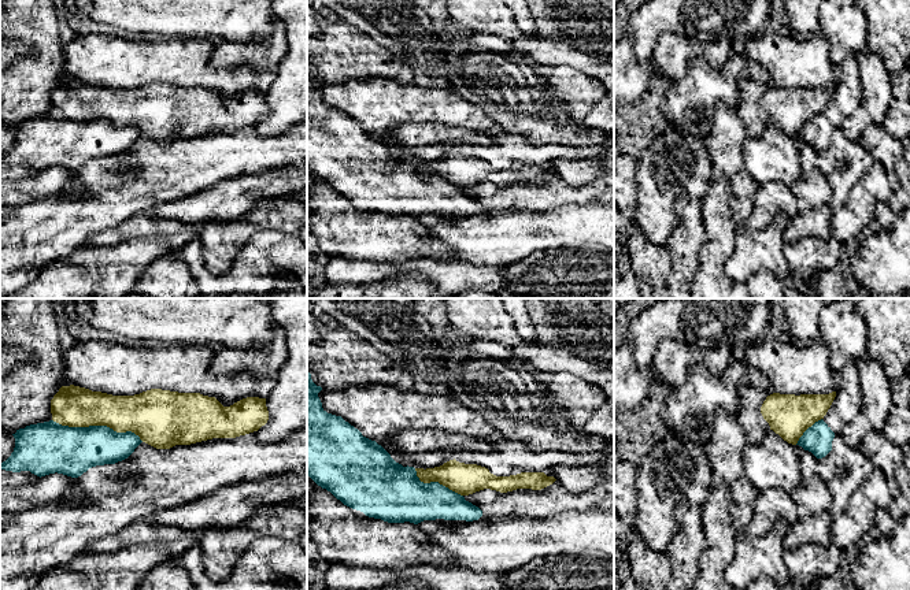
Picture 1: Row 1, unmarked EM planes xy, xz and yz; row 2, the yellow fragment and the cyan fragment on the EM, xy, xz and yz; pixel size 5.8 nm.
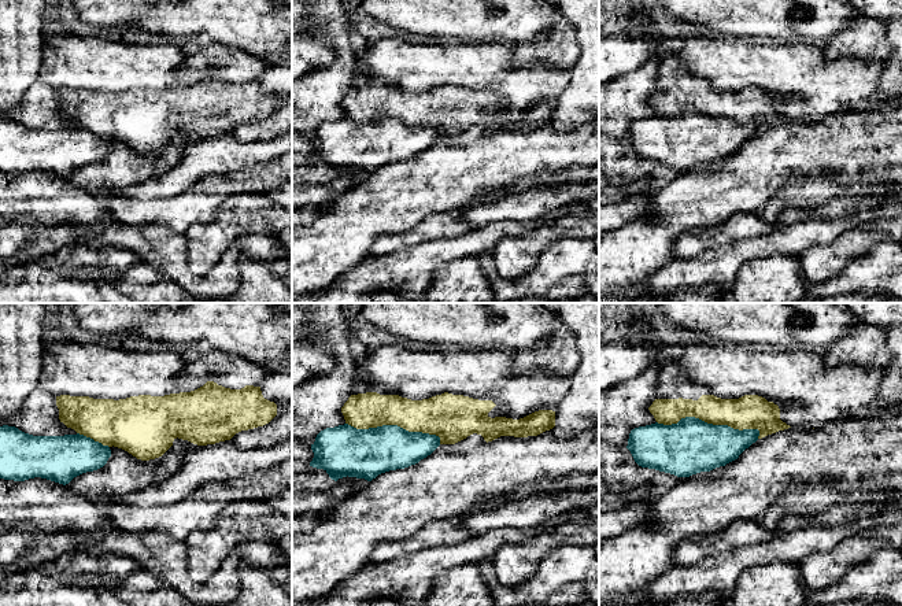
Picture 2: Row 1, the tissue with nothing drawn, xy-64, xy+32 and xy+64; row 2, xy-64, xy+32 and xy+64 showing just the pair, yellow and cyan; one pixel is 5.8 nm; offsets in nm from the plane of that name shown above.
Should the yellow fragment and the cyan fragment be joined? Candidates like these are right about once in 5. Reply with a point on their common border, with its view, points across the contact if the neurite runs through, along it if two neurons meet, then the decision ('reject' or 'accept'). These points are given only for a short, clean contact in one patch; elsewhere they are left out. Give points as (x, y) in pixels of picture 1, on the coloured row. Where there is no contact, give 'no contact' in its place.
xy (97, 425) | reject

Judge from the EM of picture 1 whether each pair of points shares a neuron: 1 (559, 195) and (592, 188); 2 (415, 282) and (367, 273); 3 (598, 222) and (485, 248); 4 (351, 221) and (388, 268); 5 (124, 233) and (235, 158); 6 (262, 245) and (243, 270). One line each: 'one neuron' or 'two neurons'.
1: one neuron
2: two neurons
3: one neuron
4: two neurons
5: two neurons
6: one neuron

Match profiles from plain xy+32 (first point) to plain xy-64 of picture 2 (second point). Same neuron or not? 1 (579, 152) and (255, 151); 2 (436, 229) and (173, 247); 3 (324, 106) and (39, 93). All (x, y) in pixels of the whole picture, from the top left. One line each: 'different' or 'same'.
1: same
2: same
3: different

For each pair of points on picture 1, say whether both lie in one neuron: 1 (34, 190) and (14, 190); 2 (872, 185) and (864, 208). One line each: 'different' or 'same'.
1: same
2: same

